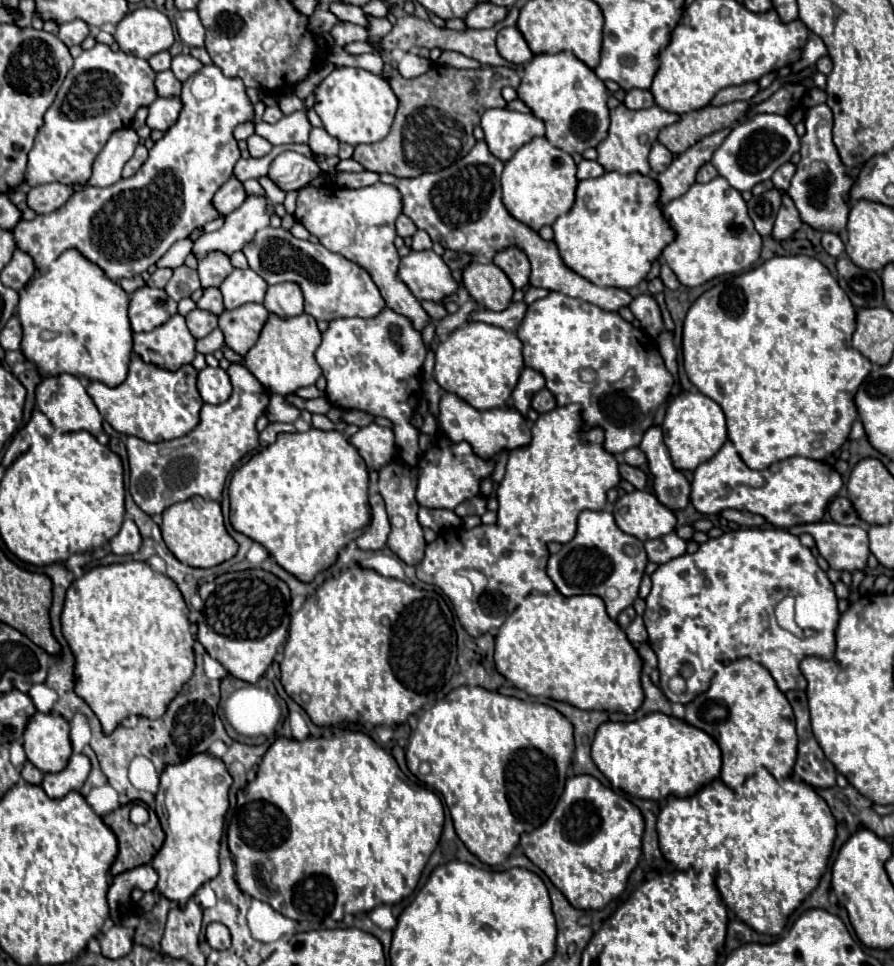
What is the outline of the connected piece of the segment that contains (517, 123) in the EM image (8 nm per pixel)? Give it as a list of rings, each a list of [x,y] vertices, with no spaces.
[[[491,108],[483,114],[481,128],[491,154],[503,162],[507,162],[531,138],[545,134],[545,124],[537,116],[499,108]]]

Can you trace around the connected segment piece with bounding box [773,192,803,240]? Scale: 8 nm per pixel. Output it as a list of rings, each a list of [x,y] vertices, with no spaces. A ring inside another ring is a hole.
[[[781,192],[783,196],[783,204],[781,204],[781,210],[777,214],[777,220],[775,220],[775,228],[773,228],[773,238],[777,240],[785,240],[789,238],[795,230],[801,228],[801,216],[793,204],[793,200],[789,198],[787,192]]]

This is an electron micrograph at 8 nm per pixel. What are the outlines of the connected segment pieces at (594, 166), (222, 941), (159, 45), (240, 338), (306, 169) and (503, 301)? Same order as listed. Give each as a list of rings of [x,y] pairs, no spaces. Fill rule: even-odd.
[[[583,160],[579,166],[577,166],[577,178],[579,180],[585,180],[585,178],[597,178],[605,172],[605,168],[597,162],[597,160]]]
[[[213,922],[207,926],[207,942],[215,950],[227,950],[231,946],[231,934],[229,928],[225,928],[219,922]]]
[[[137,8],[129,12],[117,24],[113,36],[125,54],[133,54],[145,60],[157,52],[169,50],[173,44],[171,22],[155,8]]]
[[[243,304],[235,310],[225,310],[219,316],[219,328],[225,336],[225,344],[245,356],[245,352],[249,352],[249,348],[257,342],[267,314],[269,312],[263,304]]]
[[[281,152],[271,168],[269,168],[269,178],[283,190],[299,190],[303,188],[307,182],[311,182],[315,176],[319,176],[319,166],[303,156],[303,154],[297,154],[297,152]]]
[[[471,262],[463,270],[463,286],[487,310],[501,312],[513,302],[513,284],[493,262]]]

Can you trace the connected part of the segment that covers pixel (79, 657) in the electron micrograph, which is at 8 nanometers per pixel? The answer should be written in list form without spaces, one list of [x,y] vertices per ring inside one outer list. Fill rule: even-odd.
[[[123,562],[95,566],[77,578],[65,596],[65,608],[61,614],[63,636],[69,642],[77,666],[75,666],[75,692],[91,706],[99,718],[103,732],[111,734],[121,720],[131,714],[145,718],[159,718],[167,710],[167,704],[175,698],[181,686],[193,674],[193,636],[189,632],[189,608],[173,580],[155,572],[147,562]]]

